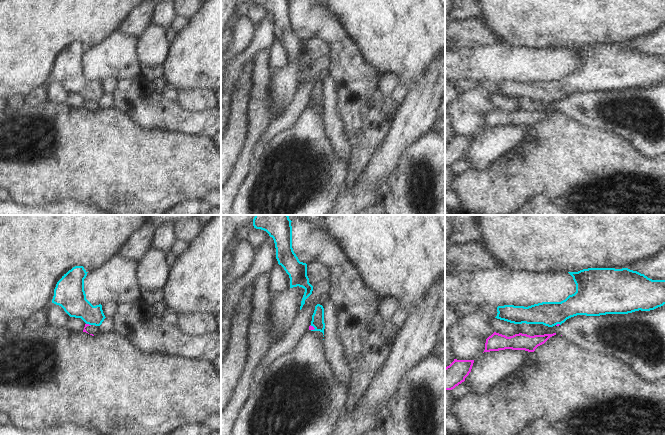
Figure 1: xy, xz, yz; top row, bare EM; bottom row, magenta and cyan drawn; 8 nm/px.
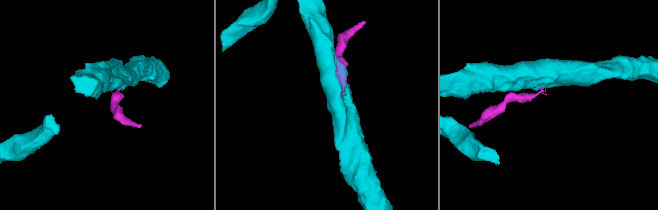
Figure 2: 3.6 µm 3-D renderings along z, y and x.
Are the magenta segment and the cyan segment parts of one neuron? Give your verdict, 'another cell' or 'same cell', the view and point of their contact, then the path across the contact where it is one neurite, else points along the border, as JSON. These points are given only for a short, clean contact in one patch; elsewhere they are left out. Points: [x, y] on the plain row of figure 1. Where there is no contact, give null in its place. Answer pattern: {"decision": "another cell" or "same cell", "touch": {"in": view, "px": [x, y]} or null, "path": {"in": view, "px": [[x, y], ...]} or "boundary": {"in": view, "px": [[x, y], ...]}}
{"decision": "another cell", "touch": {"in": "xz", "px": [312, 102]}, "boundary": {"in": "xz", "px": [[310, 101], [315, 104]]}}

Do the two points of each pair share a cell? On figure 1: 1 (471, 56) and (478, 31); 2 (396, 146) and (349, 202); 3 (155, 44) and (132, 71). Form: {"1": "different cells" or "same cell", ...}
{"1": "different cells", "2": "same cell", "3": "different cells"}

